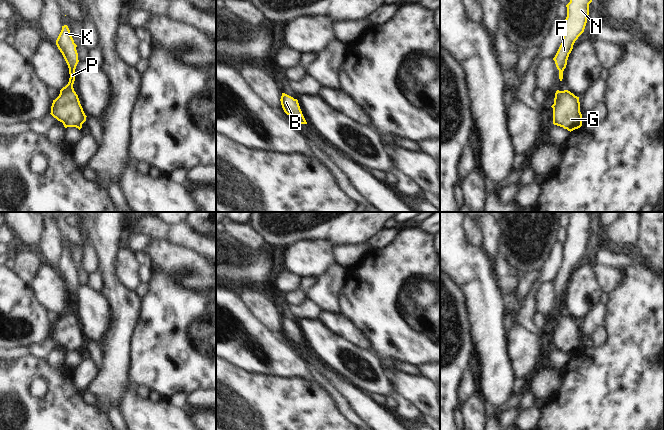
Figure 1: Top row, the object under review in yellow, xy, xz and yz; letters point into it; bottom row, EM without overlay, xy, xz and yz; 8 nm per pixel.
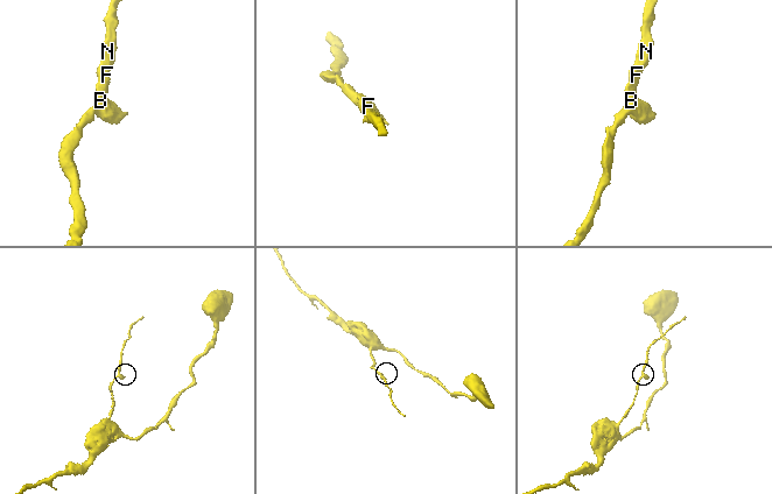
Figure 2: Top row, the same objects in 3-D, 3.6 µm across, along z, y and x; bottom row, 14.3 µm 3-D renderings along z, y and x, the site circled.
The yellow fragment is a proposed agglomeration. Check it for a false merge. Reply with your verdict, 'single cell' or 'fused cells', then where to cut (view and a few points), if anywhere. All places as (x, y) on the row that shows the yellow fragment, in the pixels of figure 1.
single cell; no cut

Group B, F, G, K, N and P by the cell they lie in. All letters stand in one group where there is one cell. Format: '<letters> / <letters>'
B F G K N P

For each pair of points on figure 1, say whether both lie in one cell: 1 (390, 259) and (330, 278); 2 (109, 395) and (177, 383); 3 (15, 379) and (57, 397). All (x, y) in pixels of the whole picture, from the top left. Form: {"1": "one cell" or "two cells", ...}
{"1": "two cells", "2": "two cells", "3": "one cell"}

